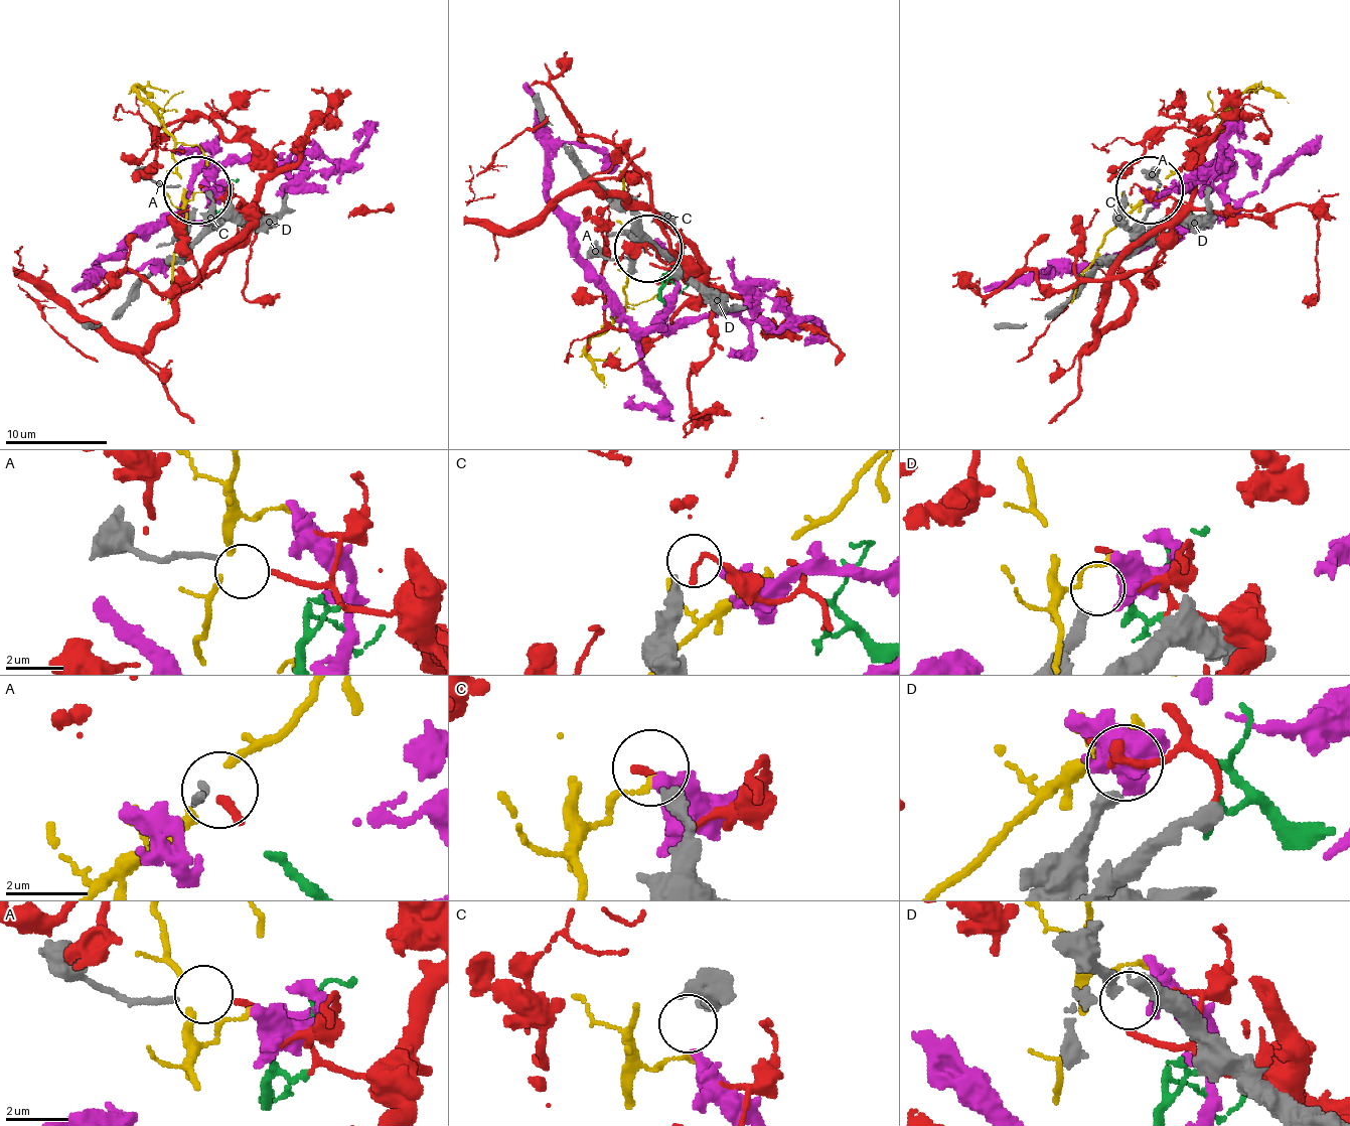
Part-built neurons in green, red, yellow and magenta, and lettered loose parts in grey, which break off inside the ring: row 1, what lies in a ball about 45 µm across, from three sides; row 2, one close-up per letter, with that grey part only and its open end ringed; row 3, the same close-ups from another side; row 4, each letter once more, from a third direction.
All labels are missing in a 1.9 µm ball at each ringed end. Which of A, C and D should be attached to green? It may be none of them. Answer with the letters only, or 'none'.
none

